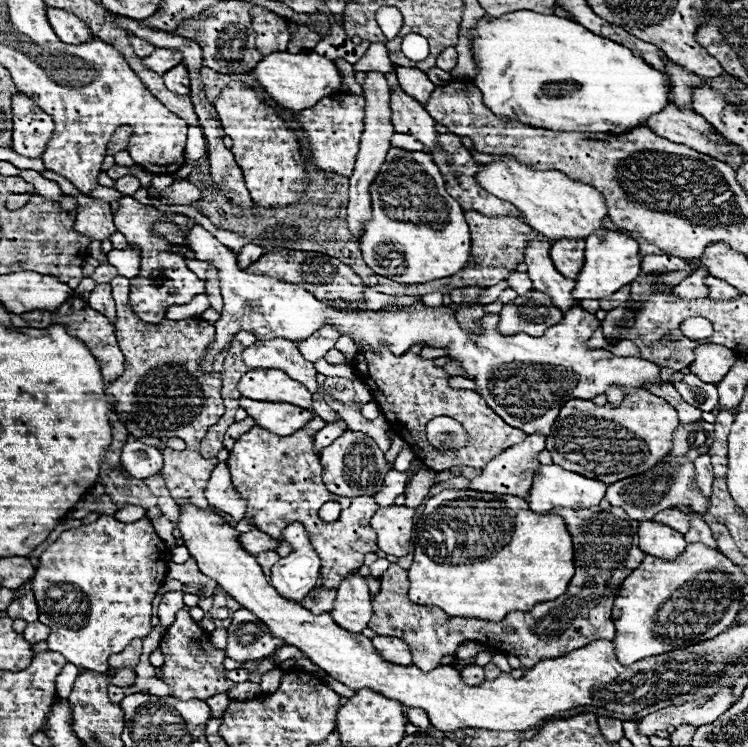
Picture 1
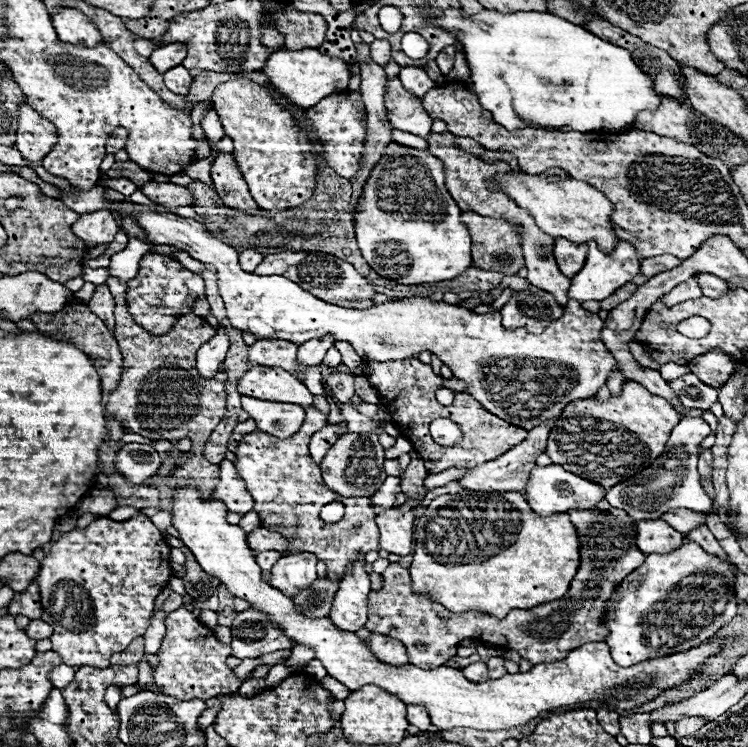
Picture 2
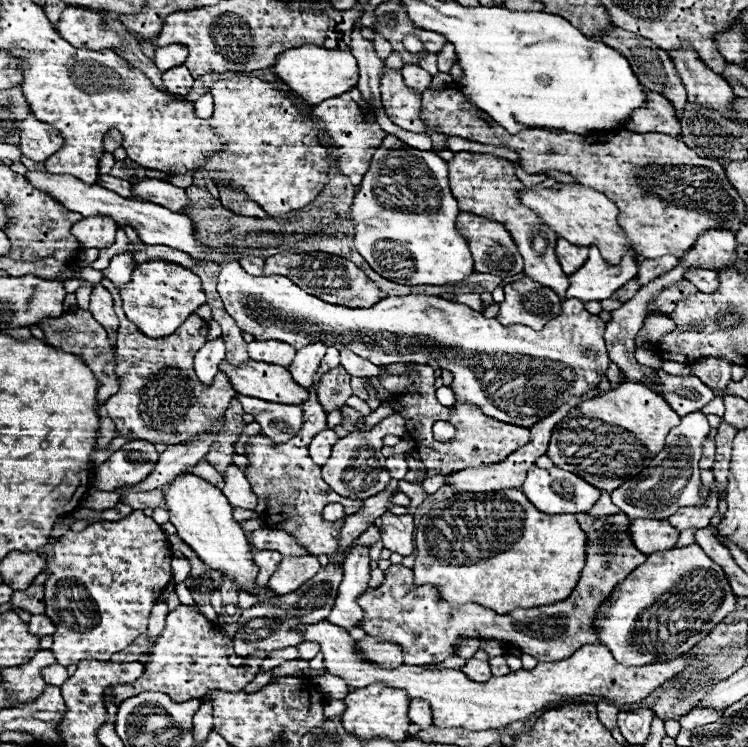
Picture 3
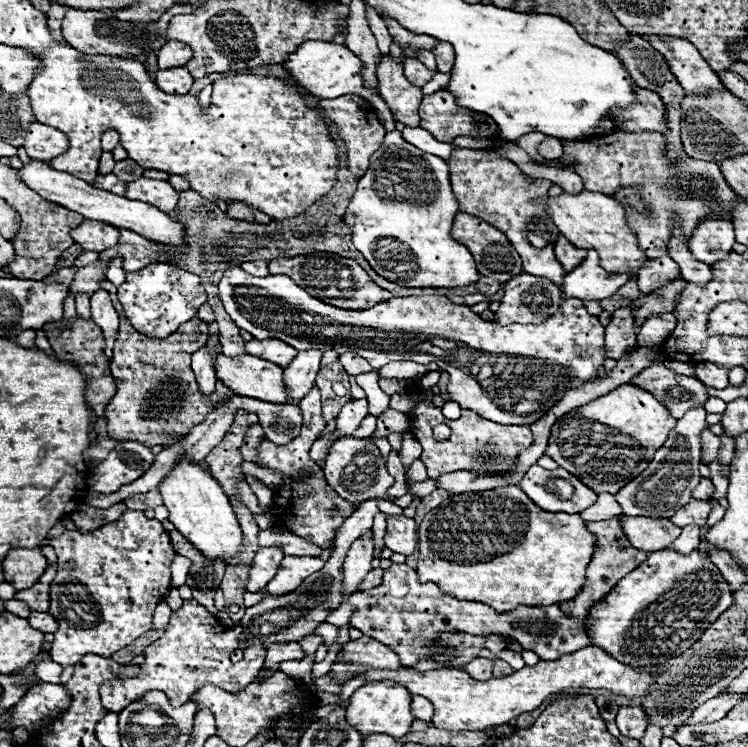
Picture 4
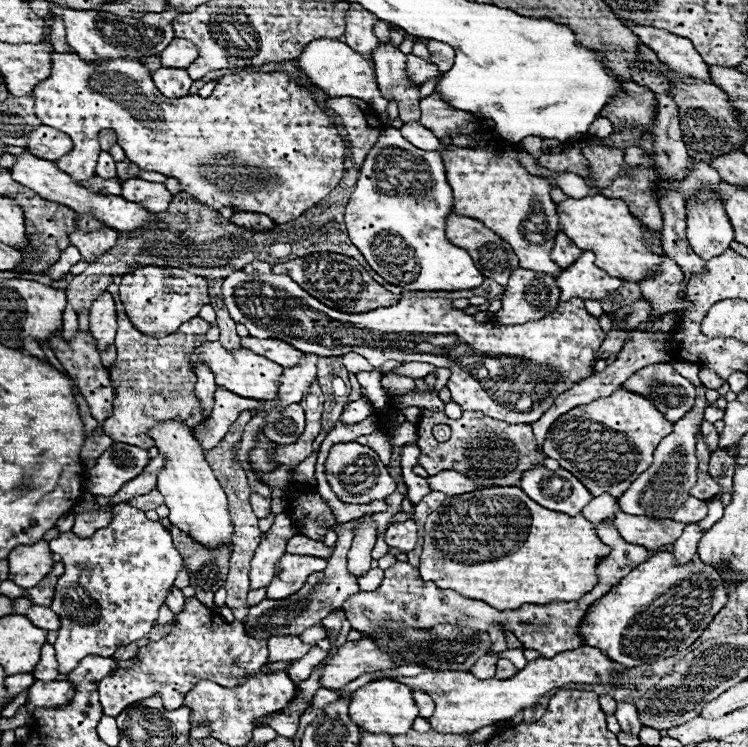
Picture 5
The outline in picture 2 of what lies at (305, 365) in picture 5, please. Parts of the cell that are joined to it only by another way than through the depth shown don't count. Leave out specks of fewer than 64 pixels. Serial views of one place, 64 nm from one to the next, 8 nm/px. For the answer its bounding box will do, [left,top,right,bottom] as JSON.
[298,334,334,366]

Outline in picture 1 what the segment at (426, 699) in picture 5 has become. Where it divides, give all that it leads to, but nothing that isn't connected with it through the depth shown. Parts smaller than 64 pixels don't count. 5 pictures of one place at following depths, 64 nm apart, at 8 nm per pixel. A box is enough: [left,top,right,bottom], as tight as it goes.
[408,708,430,730]

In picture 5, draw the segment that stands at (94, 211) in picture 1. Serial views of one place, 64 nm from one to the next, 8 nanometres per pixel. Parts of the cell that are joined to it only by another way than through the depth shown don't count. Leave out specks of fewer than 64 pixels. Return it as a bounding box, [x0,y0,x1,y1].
[70,226,118,258]

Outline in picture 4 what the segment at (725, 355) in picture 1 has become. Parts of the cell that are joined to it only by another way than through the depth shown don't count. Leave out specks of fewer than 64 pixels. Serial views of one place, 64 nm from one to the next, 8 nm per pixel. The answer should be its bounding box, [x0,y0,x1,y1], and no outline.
[696,362,728,388]

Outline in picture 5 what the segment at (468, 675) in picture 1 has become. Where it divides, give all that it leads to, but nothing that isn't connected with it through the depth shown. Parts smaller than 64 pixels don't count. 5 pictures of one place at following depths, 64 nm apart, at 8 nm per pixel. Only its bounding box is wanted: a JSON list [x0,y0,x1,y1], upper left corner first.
[470,656,498,678]

